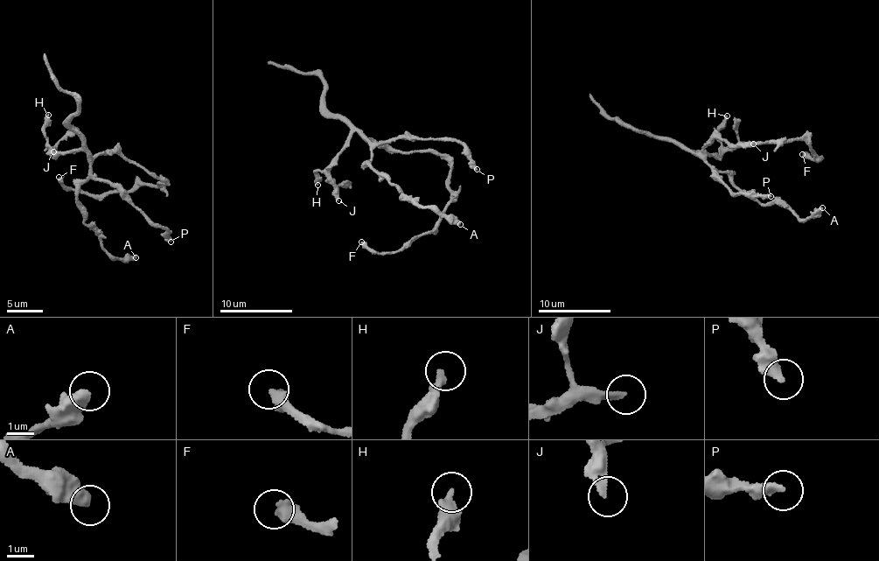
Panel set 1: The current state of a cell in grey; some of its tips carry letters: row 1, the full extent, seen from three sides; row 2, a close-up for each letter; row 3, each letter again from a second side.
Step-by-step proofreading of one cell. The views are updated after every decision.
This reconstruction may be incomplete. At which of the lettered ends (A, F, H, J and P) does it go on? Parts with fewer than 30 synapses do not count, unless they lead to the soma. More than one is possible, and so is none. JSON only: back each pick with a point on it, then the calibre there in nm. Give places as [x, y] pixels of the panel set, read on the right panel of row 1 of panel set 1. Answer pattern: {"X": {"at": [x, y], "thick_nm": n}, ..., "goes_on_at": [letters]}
{"F": {"at": [802, 154], "thick_nm": 480}, "J": {"at": [753, 143], "thick_nm": 240}, "goes_on_at": ["F", "J"]}

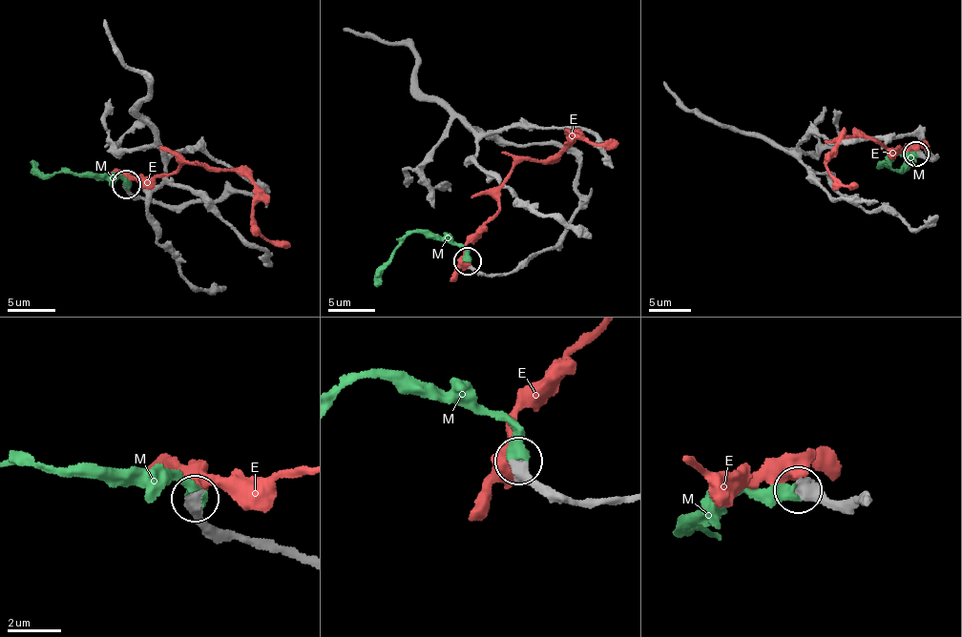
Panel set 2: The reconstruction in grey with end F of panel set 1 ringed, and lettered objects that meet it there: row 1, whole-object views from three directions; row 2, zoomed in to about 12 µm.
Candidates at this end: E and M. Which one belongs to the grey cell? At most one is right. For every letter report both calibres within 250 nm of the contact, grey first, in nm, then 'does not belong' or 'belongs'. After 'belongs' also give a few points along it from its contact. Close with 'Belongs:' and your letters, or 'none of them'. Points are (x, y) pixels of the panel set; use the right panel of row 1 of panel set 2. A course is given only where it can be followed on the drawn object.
E: calibres 480 and 400 nm; does not belong
M: calibres 500 and 500 nm; belongs; course (917, 154), (901, 154), (879, 169), (883, 165), (900, 170), (915, 157)
Belongs: M

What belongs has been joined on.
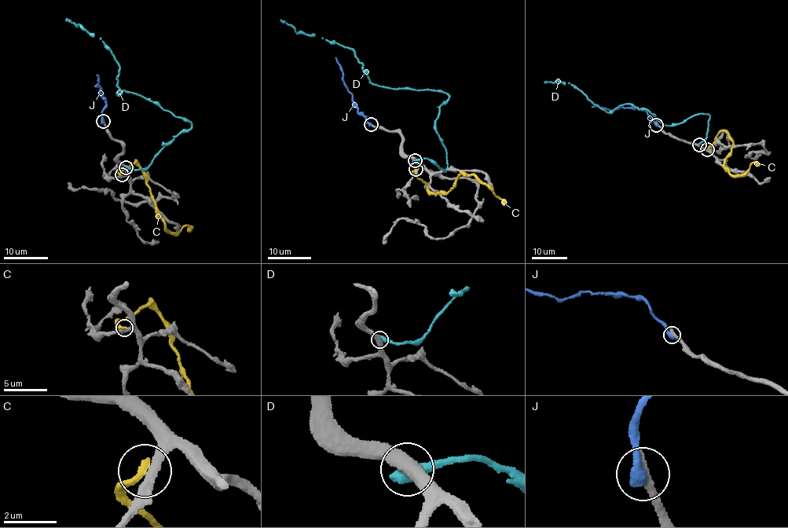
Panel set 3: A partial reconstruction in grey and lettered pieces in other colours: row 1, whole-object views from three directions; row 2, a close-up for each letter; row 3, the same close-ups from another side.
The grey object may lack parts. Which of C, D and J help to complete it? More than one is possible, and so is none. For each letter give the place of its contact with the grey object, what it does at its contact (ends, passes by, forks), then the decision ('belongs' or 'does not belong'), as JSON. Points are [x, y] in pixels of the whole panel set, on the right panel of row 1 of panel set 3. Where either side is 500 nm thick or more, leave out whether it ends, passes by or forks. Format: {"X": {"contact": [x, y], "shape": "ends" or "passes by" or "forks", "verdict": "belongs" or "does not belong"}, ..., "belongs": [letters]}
{"C": {"contact": [707, 149], "shape": "ends", "verdict": "does not belong"}, "D": {"contact": [699, 144], "verdict": "does not belong"}, "J": {"contact": [656, 125], "shape": "ends", "verdict": "does not belong"}, "belongs": []}

